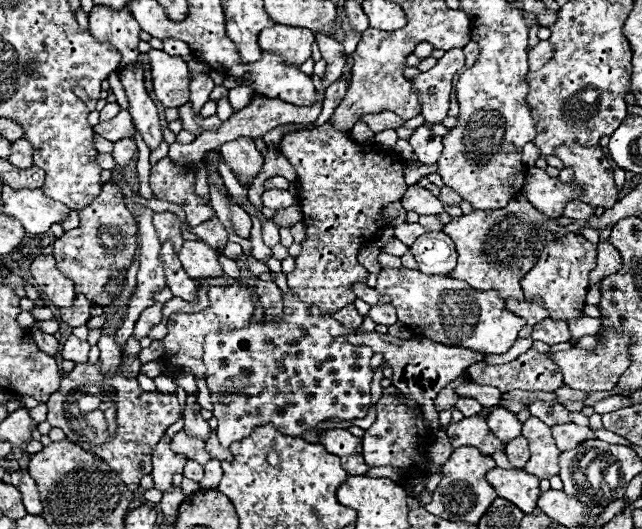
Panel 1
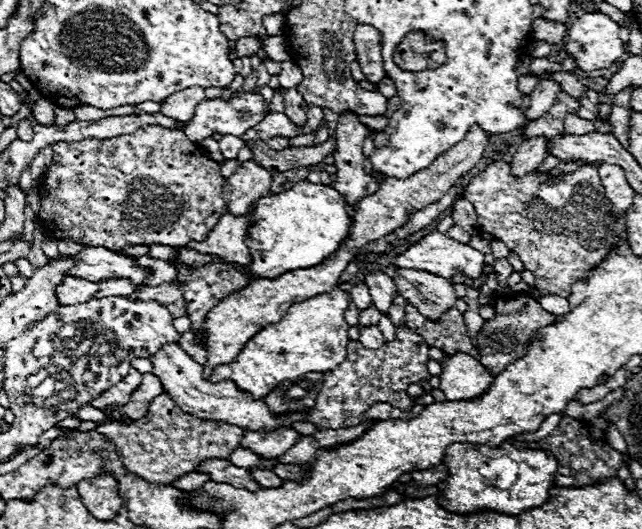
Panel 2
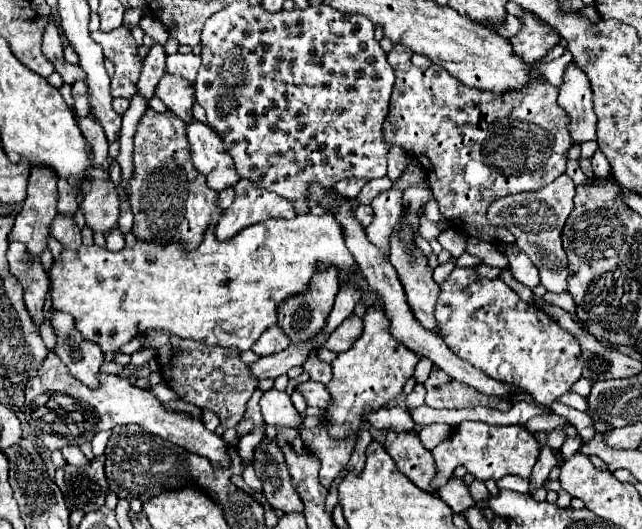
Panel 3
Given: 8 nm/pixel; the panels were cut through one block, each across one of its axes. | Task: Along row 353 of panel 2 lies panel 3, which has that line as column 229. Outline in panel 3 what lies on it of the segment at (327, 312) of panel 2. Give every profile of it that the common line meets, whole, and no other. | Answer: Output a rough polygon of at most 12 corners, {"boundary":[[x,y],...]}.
{"boundary":[[330,212],[186,252],[62,250],[52,306],[102,352],[148,330],[248,350],[322,268]]}

